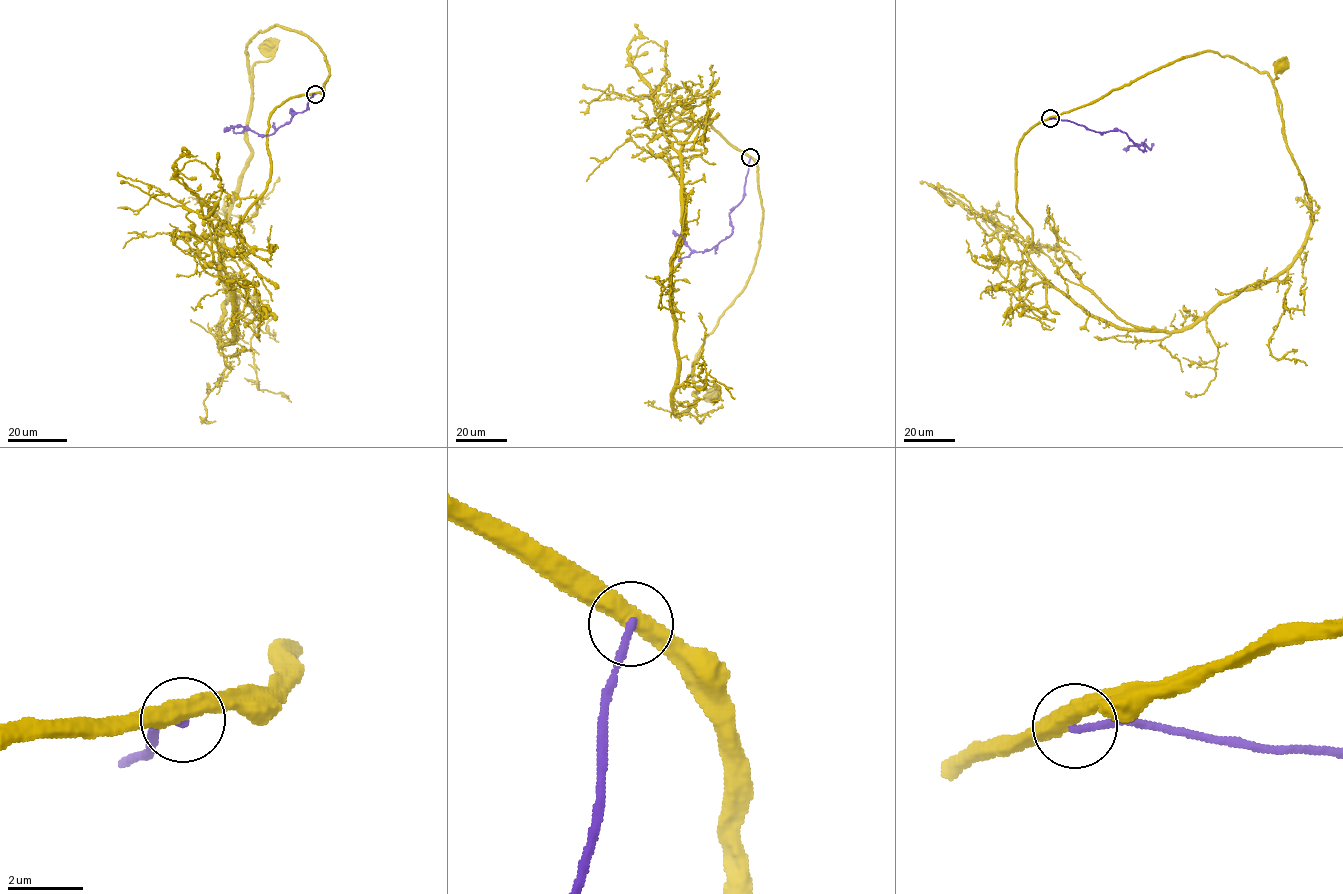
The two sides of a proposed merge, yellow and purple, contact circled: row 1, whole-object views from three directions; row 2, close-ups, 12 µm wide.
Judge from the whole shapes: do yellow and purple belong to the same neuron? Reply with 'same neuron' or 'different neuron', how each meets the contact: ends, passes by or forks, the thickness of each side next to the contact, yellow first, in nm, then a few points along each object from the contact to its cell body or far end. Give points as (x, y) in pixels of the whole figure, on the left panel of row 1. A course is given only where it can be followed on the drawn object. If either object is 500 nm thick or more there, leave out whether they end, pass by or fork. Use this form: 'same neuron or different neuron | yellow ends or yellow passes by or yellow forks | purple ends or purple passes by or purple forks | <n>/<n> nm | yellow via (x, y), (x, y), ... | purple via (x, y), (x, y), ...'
different neuron | yellow passes by | purple ends | 480/200 nm | yellow via (315, 93), (329, 75), (318, 46), (271, 26), (247, 45), (251, 77), (253, 65), (271, 57), (269, 45) | purple via (315, 93), (309, 98), (306, 109), (290, 111), (293, 115), (289, 122), (268, 135), (238, 126), (224, 130)

